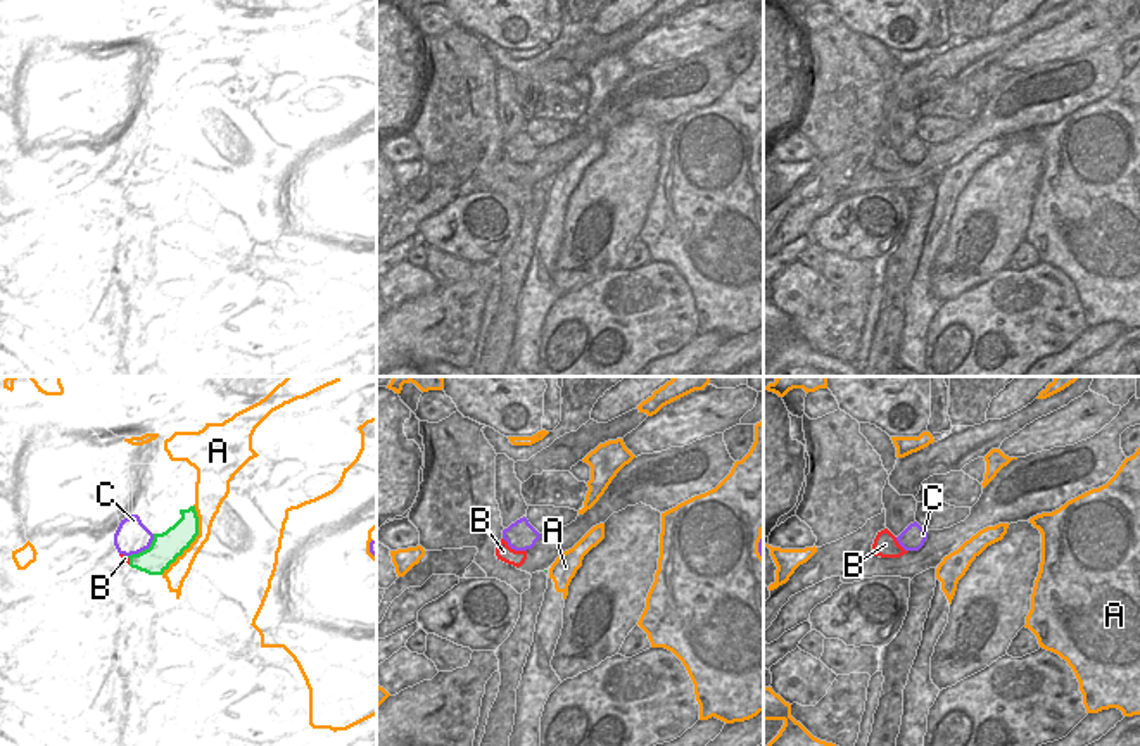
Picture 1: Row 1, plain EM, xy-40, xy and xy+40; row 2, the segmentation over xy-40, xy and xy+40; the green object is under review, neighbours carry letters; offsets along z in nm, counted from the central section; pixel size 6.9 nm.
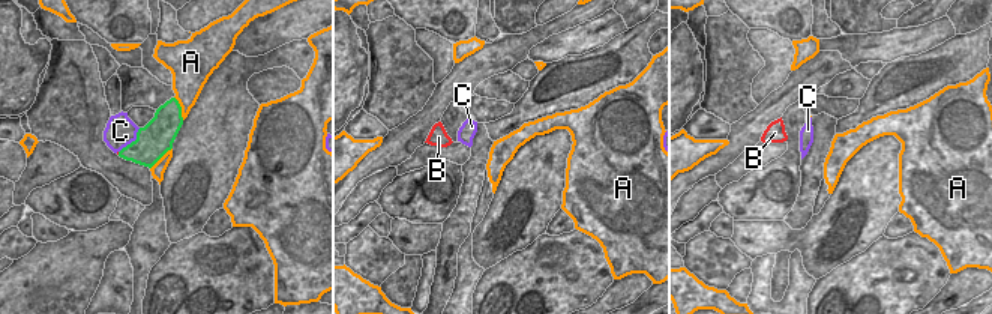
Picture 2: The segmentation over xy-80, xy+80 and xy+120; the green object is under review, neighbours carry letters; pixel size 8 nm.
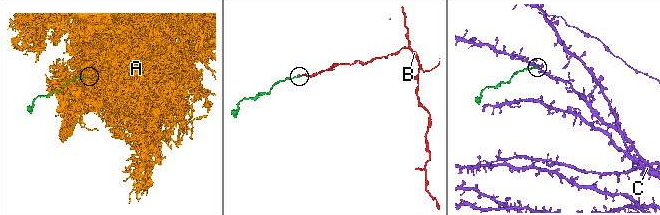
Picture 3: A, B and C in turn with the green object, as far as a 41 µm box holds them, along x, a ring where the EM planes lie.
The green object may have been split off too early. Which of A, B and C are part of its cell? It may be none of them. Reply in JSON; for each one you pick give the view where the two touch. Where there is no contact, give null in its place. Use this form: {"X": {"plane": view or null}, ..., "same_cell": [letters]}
{"B": {"plane": "xy-40"}, "same_cell": ["B"]}

